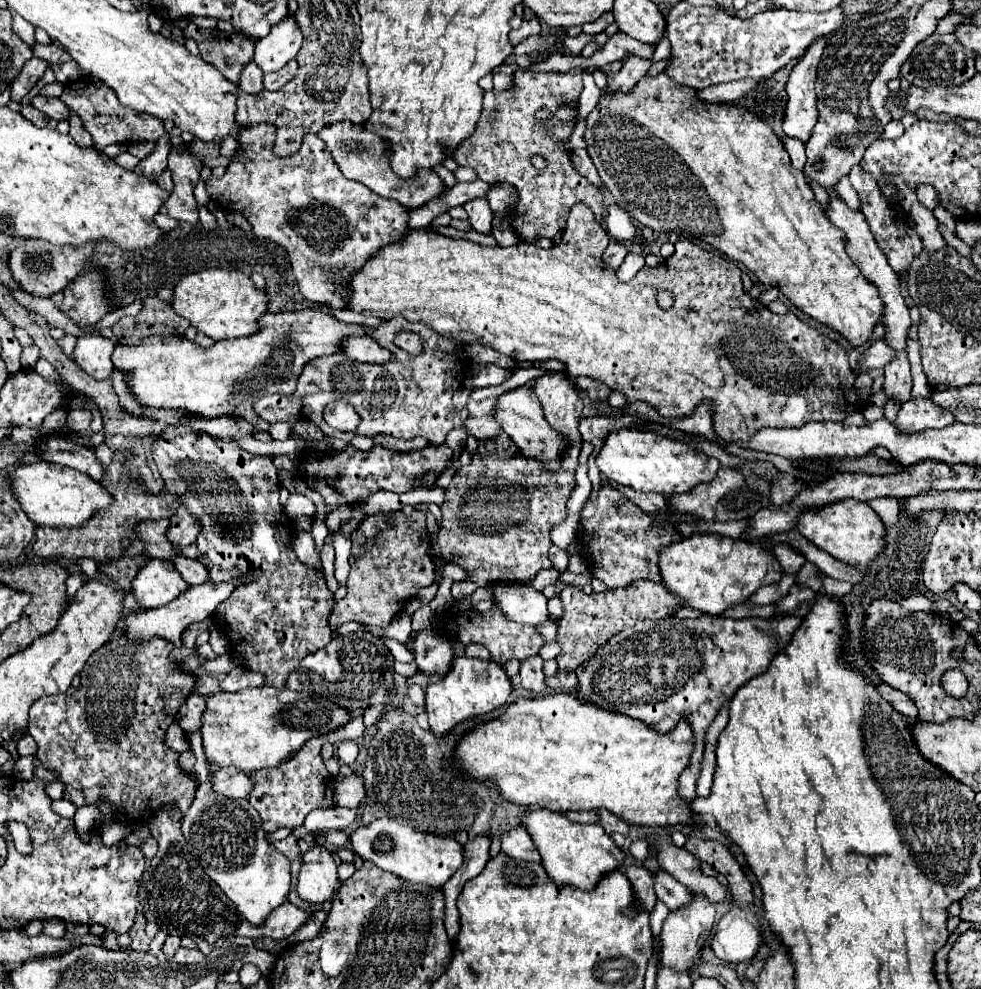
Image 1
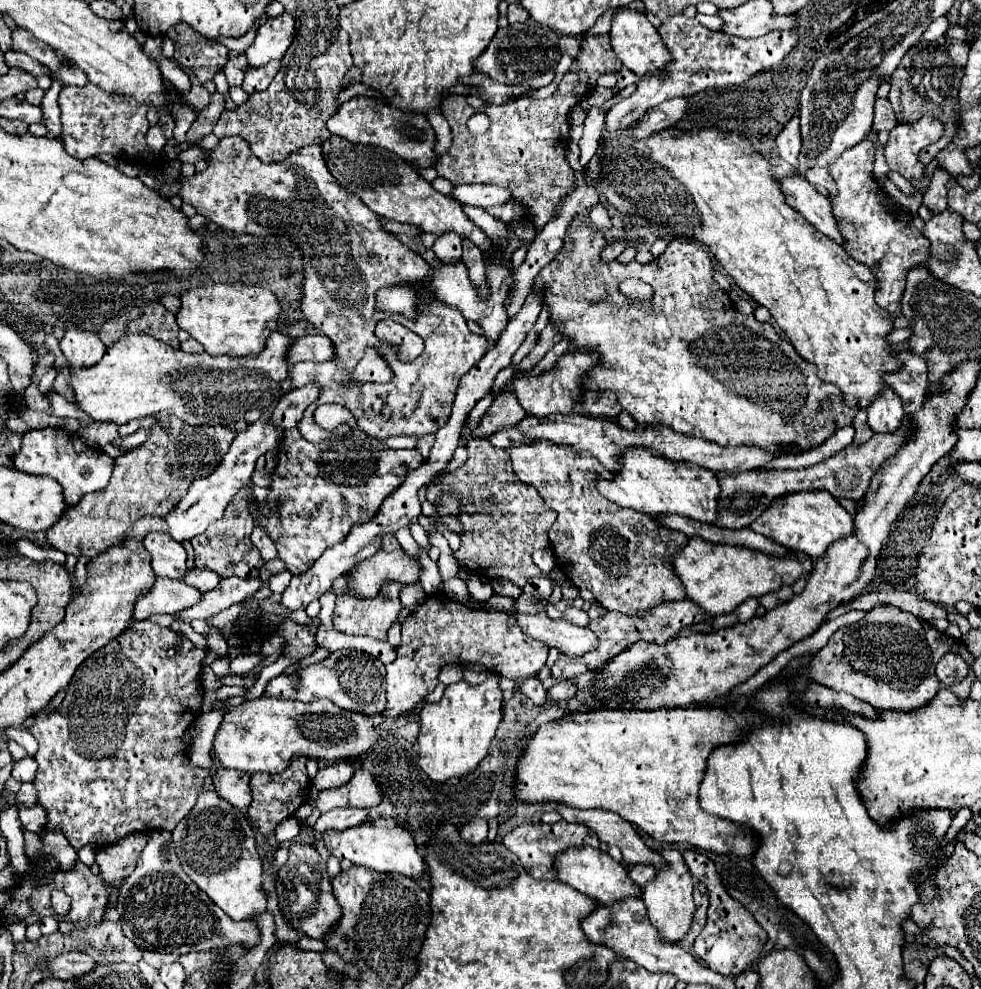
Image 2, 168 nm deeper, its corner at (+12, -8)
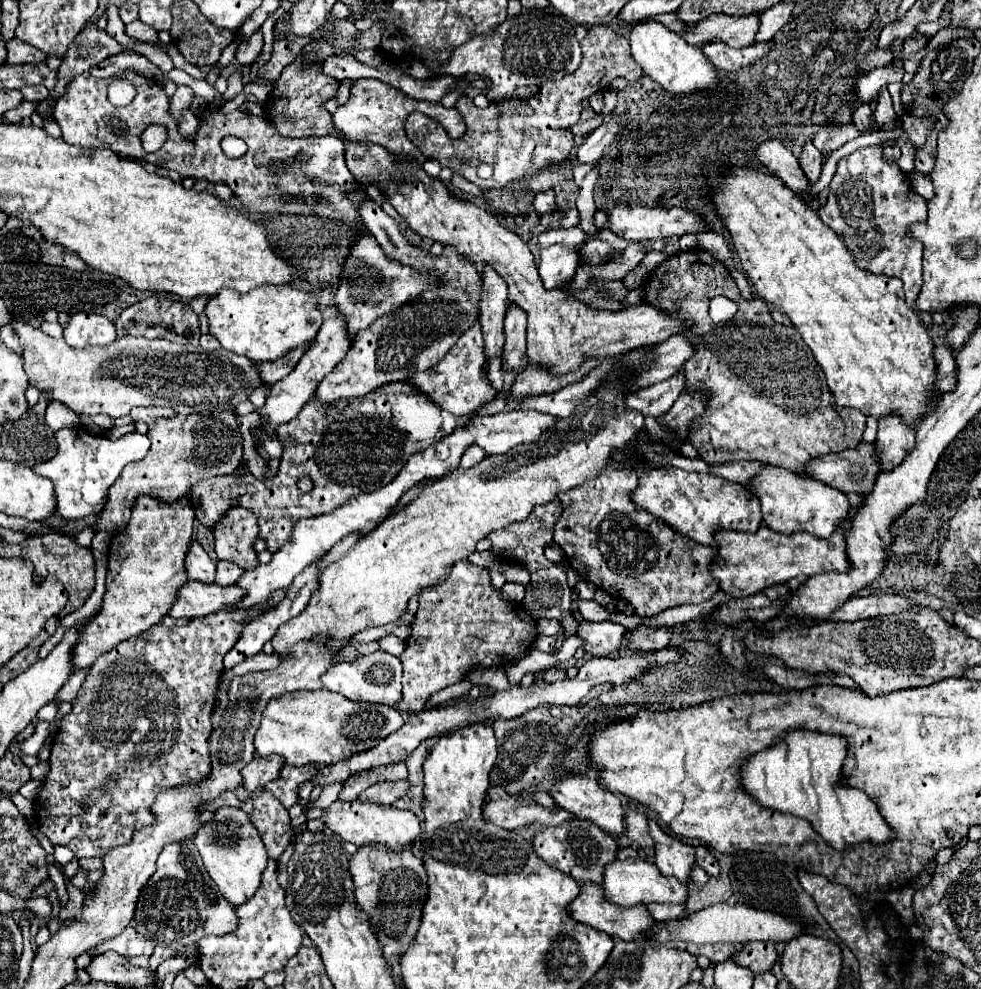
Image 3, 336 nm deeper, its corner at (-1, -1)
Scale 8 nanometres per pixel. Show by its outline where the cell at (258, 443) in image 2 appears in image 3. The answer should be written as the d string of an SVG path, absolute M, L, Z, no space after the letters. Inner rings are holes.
M338 314L336 318L324 320L316 342L304 352L304 356L300 358L298 366L280 382L276 382L270 388L270 396L266 398L266 404L258 410L258 414L264 418L264 428L266 432L274 434L274 428L292 420L294 416L298 416L300 408L304 406L306 400L310 400L314 396L316 386L322 382L322 378L326 374L330 374L334 370L334 366L344 358L344 354L350 350L350 336L346 336L346 320L342 314Z

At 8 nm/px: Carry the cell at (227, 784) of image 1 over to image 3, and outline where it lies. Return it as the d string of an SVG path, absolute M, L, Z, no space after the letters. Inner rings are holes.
M254 756L252 762L242 768L242 778L244 778L246 792L252 794L256 788L262 788L264 784L276 780L282 766L284 766L282 756L264 756L264 758Z

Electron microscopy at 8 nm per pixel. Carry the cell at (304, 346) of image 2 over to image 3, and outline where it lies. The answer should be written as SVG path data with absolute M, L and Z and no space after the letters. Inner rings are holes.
M308 346L294 350L292 356L282 356L282 358L278 358L278 360L274 360L274 362L260 362L260 364L256 364L258 378L260 378L264 384L268 384L268 386L274 384L274 382L278 382L278 380L282 380L284 376L288 376L288 374L296 368L300 356L302 356L306 350L308 350Z

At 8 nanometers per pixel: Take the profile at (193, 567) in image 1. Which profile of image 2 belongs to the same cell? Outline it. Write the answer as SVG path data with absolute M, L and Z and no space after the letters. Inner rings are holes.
M189 569L185 573L185 579L183 579L187 585L191 587L197 587L197 591L205 593L205 591L211 591L213 587L217 587L219 583L219 575L209 571L209 569Z

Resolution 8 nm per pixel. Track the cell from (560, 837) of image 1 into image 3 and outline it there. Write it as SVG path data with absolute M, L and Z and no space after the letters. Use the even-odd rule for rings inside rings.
M628 858L624 862L614 860L604 870L604 894L614 902L622 906L638 906L638 904L684 904L688 900L688 888L686 884L678 884L678 880L670 876L662 876L656 868L656 864L640 858Z

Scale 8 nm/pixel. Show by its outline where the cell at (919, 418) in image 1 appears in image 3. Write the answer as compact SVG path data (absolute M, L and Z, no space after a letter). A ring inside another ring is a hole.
M862 442L854 450L810 460L806 476L830 484L844 494L870 494L878 478L878 466L874 446Z

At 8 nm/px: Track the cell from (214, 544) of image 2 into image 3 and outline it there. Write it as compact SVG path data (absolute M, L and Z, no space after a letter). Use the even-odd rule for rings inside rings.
M230 508L214 528L213 534L216 538L214 550L220 560L236 562L244 570L258 566L256 552L252 550L252 544L258 538L258 520L250 510Z

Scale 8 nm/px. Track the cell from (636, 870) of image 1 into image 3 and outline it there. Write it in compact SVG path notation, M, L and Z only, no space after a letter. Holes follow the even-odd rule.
M592 882L582 884L578 898L574 898L566 908L568 908L570 916L572 916L576 922L586 924L586 926L592 926L592 928L596 928L596 930L602 930L602 932L606 932L608 936L620 938L620 940L624 940L624 942L648 942L646 936L644 936L644 932L656 924L656 922L652 920L652 916L648 914L646 906L638 904L636 908L622 908L622 906L606 900L602 888L600 888L598 884L592 884Z

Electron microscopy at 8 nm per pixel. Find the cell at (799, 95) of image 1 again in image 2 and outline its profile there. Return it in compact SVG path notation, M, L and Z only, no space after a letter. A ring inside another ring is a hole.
M793 115L791 121L781 129L781 133L777 135L777 149L779 155L791 163L793 167L797 167L797 155L801 149L801 137L799 137L799 115Z

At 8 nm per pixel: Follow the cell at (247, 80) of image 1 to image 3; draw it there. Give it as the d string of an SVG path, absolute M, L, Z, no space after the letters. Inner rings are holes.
M254 30L250 38L240 38L238 36L238 48L236 48L236 60L240 66L250 66L262 52L262 30Z

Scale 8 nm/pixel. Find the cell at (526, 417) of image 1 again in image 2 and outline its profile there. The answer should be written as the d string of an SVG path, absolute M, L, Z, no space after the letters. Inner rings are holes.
M539 441L537 443L513 443L513 447L505 449L511 457L513 471L523 483L531 483L543 501L557 511L557 521L549 529L549 541L553 547L553 553L559 561L561 571L567 575L567 579L579 587L589 589L593 597L611 611L621 611L625 615L633 615L639 609L651 609L655 603L661 601L677 601L685 599L685 591L681 581L671 569L671 559L677 549L681 549L687 543L687 537L679 531L671 531L657 521L653 521L649 515L637 515L637 511L625 511L617 507L615 503L609 503L609 499L601 499L601 493L595 487L597 475L611 479L611 471L605 471L593 455L577 455L571 447L557 447L557 443Z

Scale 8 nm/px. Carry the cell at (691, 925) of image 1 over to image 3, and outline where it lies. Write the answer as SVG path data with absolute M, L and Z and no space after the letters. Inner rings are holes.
M648 820L648 826L654 840L654 862L660 872L664 876L676 876L682 884L688 884L690 868L694 864L694 846L668 836L654 820Z

